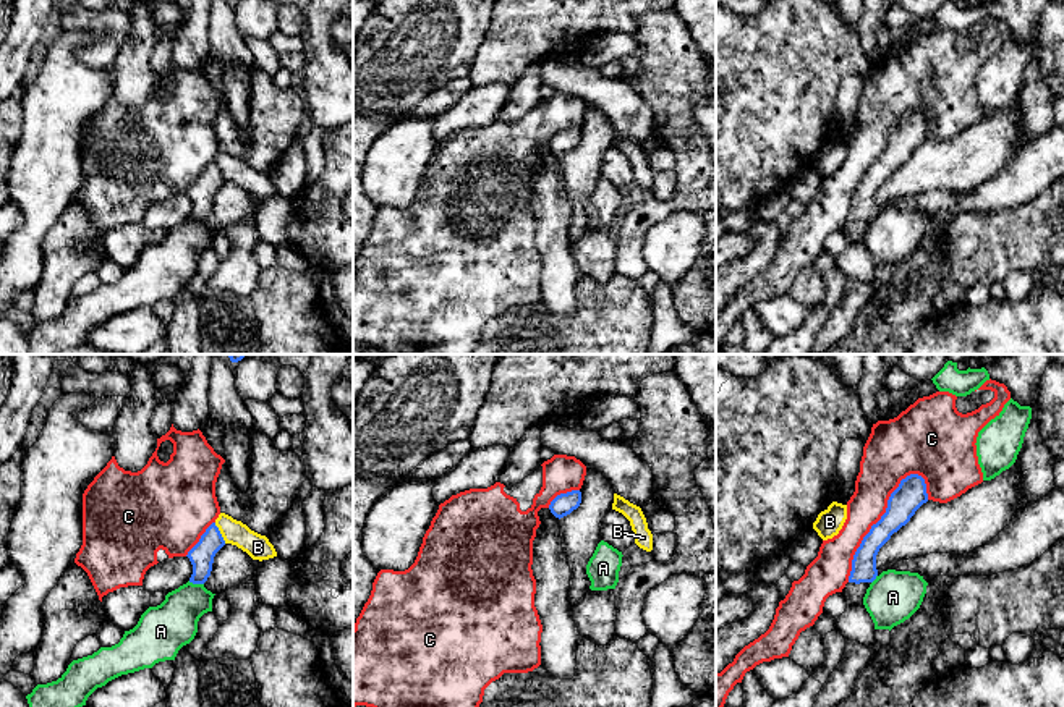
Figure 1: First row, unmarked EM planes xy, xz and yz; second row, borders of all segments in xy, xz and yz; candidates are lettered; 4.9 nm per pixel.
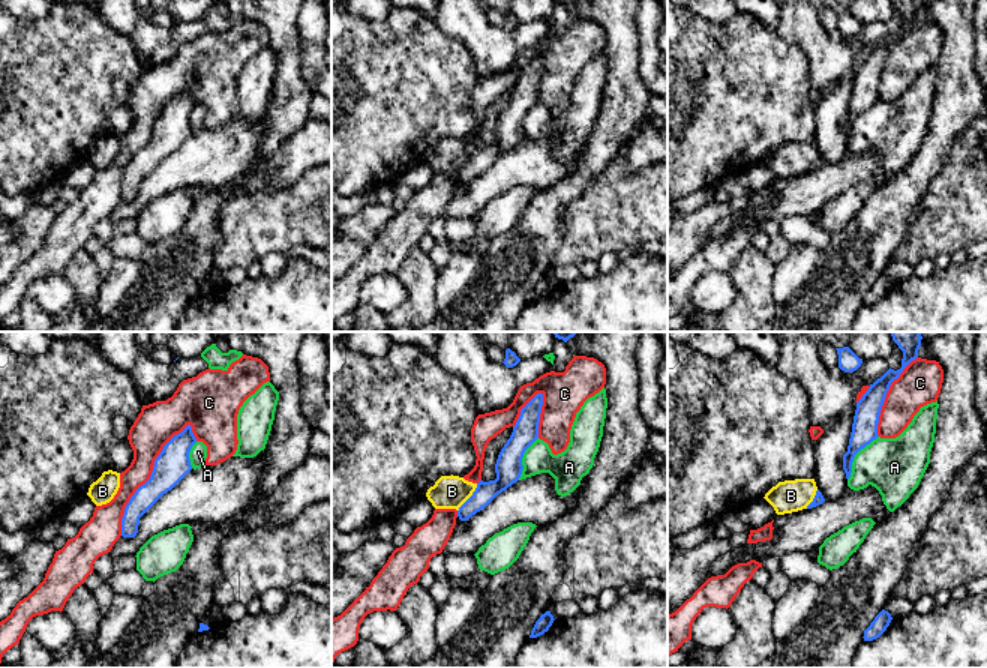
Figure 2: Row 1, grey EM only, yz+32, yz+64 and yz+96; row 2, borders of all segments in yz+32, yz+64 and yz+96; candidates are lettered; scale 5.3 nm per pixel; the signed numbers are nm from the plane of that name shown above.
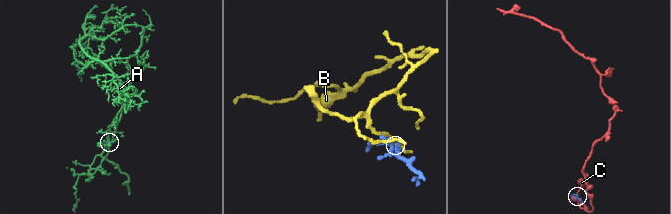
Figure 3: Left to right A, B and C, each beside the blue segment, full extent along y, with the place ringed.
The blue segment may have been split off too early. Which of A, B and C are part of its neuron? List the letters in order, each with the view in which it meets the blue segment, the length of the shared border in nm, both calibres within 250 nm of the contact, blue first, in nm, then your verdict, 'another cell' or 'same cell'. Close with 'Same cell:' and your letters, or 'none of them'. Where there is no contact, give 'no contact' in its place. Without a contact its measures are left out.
A: meets blue in xy; contact 80 nm long; 120 nm thick on the blue side, 240 nm on the other; another cell
B: meets blue in xy; contact 120 nm long; 120 nm thick on the blue side, 120 nm on the other; another cell
C: meets blue in yz; contact 650 nm long; 150 nm thick on the blue side, 220 nm on the other; another cell
Same cell: none of them

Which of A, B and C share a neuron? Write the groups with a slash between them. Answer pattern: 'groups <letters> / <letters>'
groups A / B / C

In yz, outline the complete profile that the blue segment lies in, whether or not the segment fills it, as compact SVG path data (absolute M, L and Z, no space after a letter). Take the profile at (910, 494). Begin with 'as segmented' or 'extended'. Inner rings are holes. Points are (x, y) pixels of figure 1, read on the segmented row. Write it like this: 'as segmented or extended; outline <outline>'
as segmented; outline M910 474L900 481L899 487L887 500L886 513L871 526L863 537L852 560L849 582L873 582L878 576L876 555L879 548L905 526L915 511L928 502L925 479L918 474Z

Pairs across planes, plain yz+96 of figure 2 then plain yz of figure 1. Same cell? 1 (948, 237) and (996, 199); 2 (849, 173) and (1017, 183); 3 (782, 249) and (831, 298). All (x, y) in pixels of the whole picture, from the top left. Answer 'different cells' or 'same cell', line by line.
1: different cells
2: different cells
3: same cell

